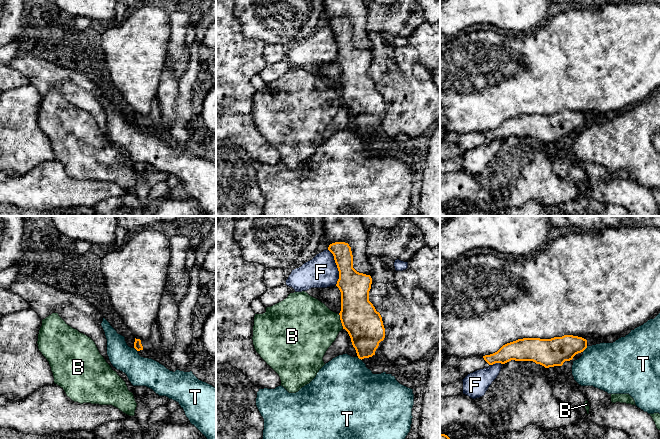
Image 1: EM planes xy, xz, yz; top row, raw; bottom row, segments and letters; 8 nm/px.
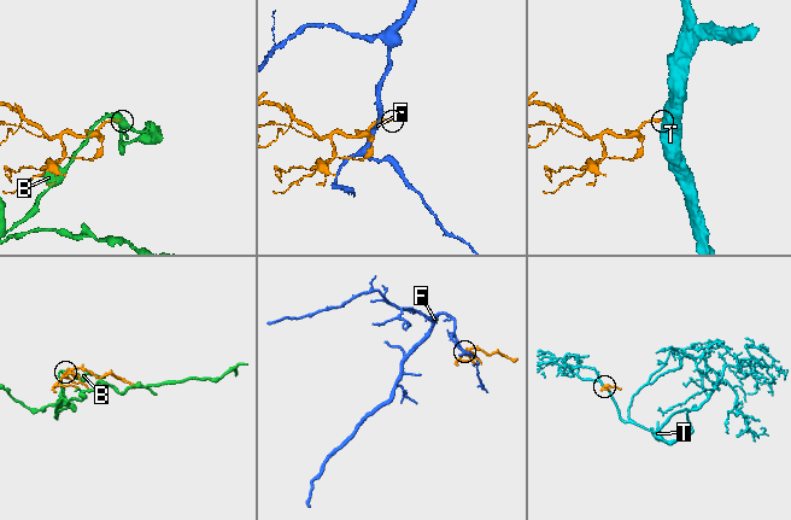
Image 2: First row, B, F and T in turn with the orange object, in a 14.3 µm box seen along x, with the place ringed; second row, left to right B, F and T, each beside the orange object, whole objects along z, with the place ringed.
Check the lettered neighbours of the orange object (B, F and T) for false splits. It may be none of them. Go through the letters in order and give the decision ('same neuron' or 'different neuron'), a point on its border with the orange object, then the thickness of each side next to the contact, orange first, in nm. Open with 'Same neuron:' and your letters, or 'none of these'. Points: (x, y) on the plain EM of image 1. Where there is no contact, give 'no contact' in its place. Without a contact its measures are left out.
Same neuron: none of these
B: different neuron; contact xz (341, 97); calibres 300 and 420 nm
F: different neuron; contact xz (337, 43); calibres 240 and 260 nm
T: different neuron; contact yz (584, 125); calibres 220 and 380 nm

